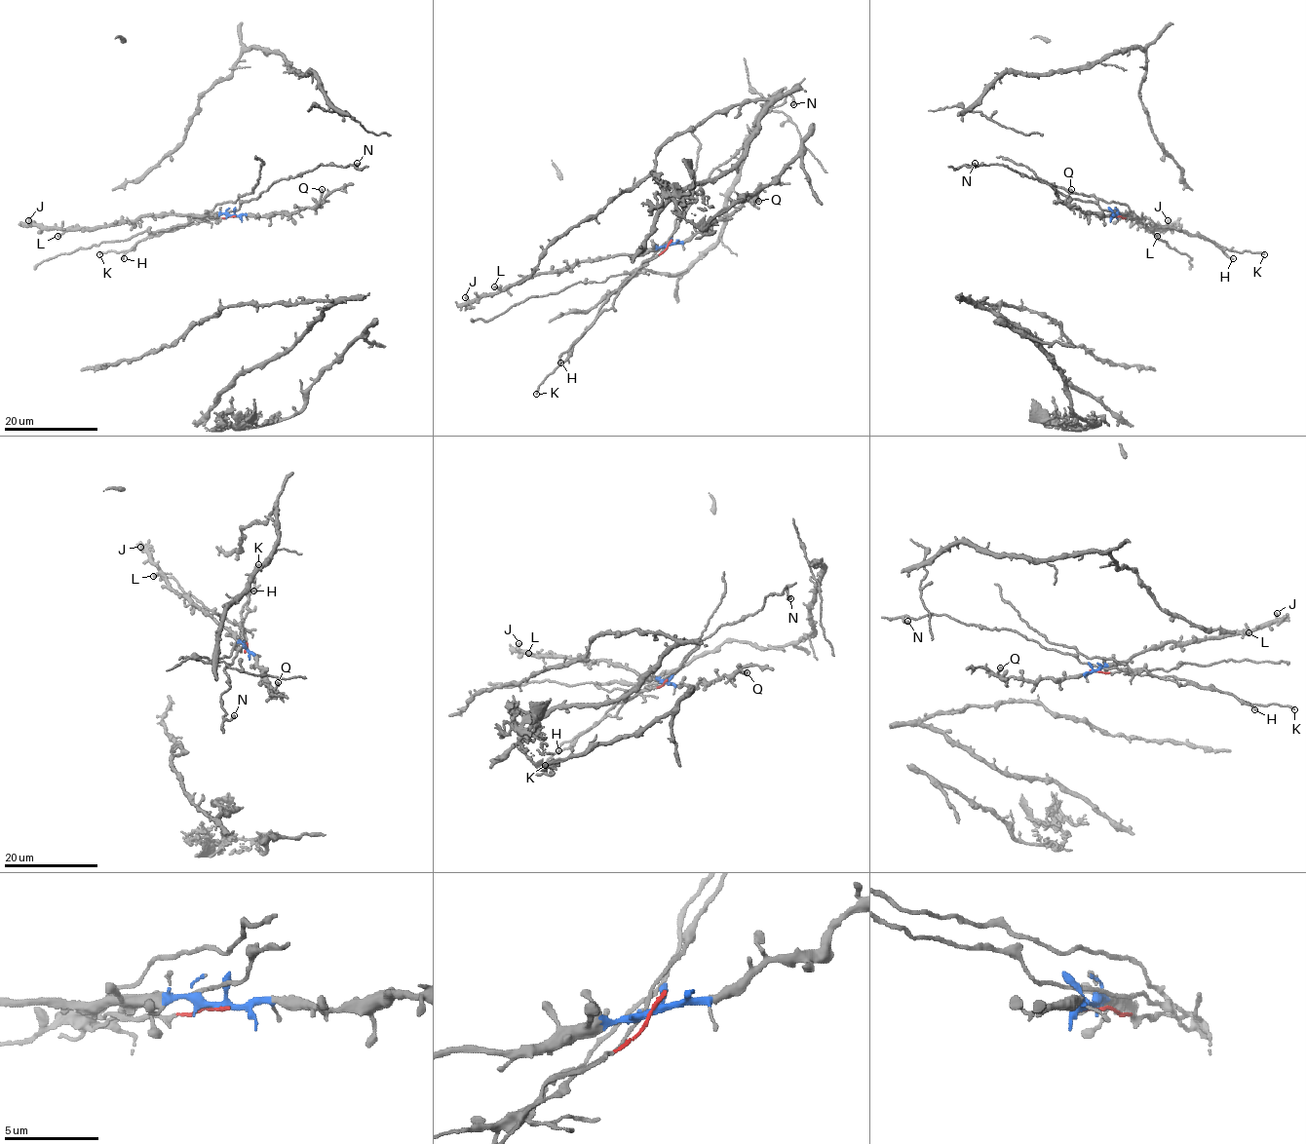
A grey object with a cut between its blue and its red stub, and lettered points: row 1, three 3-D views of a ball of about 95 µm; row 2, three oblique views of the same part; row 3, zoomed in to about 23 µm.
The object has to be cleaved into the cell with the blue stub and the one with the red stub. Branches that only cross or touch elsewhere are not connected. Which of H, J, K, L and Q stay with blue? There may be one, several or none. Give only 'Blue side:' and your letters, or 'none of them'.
Blue side: J, L, Q

